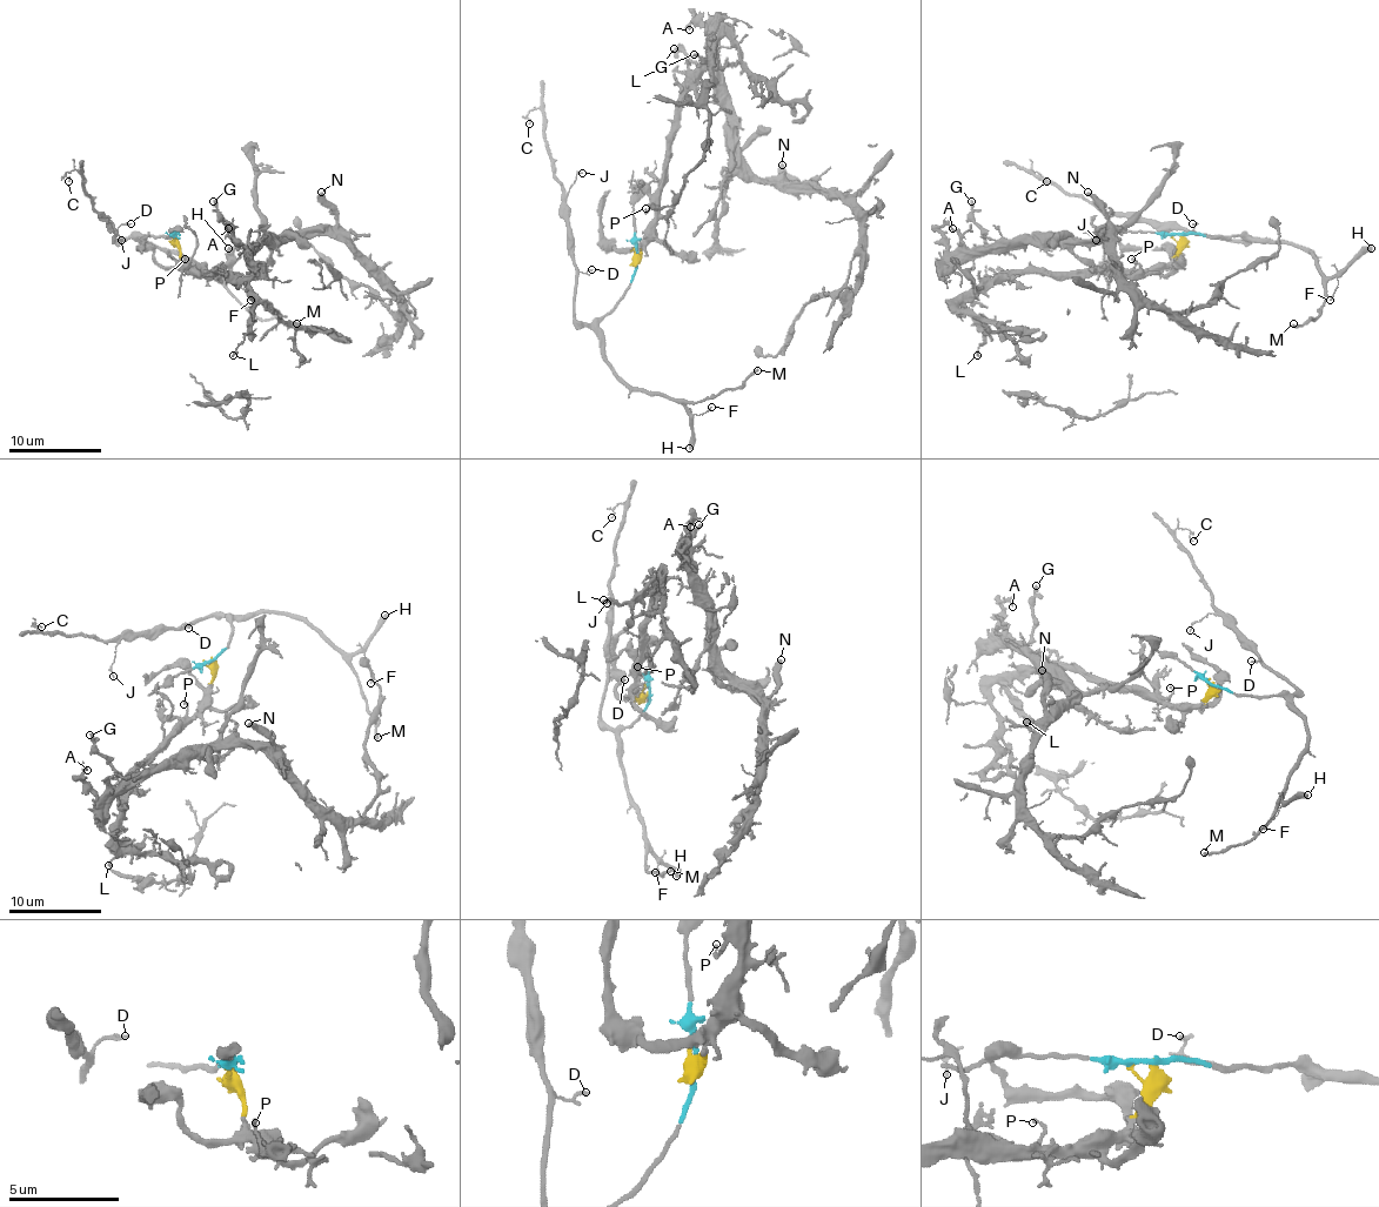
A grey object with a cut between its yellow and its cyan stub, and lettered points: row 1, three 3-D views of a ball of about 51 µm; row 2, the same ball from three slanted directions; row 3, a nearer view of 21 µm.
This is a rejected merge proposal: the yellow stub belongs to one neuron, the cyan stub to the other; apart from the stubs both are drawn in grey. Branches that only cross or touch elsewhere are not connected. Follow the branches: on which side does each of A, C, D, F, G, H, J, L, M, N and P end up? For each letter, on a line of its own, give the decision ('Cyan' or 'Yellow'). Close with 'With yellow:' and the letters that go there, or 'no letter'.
A: Yellow
C: Cyan
D: Cyan
F: Cyan
G: Yellow
H: Cyan
J: Cyan
L: Yellow
M: Cyan
N: Yellow
P: Yellow
With yellow: A, G, L, N, P

